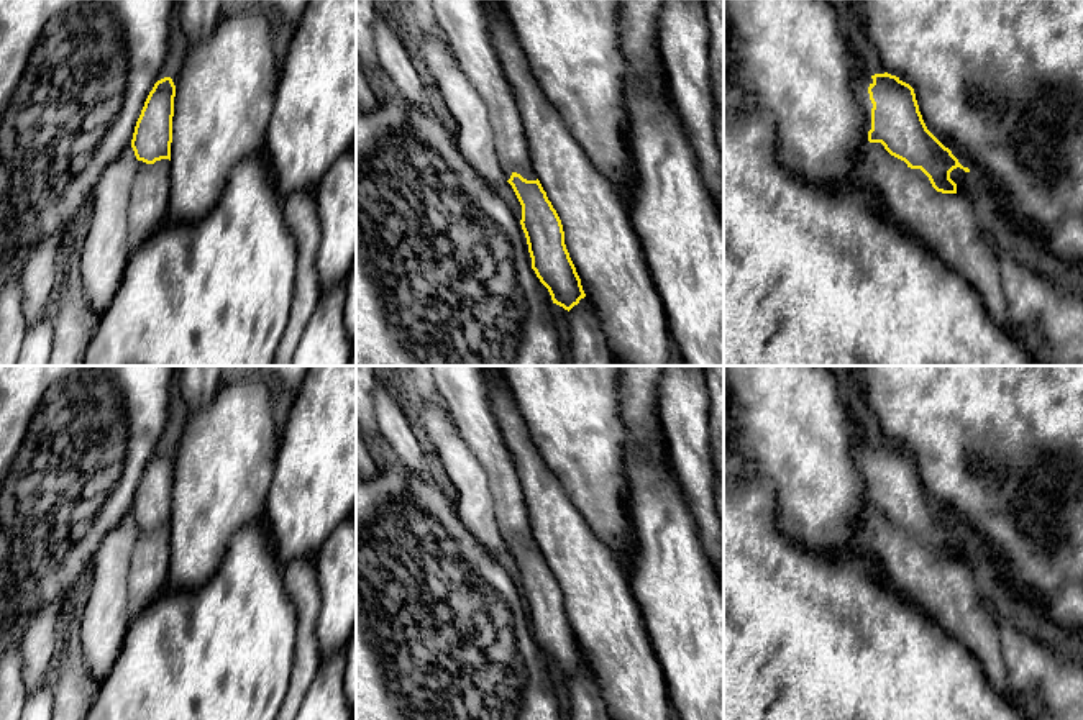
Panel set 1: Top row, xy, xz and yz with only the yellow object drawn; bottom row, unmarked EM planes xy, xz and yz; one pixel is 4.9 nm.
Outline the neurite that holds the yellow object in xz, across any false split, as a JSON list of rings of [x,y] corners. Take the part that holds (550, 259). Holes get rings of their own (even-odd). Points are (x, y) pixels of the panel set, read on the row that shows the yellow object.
[[[512,172],[507,180],[522,205],[522,230],[527,238],[532,269],[548,289],[553,303],[571,310],[586,297],[581,279],[564,244],[561,220],[540,180]]]

